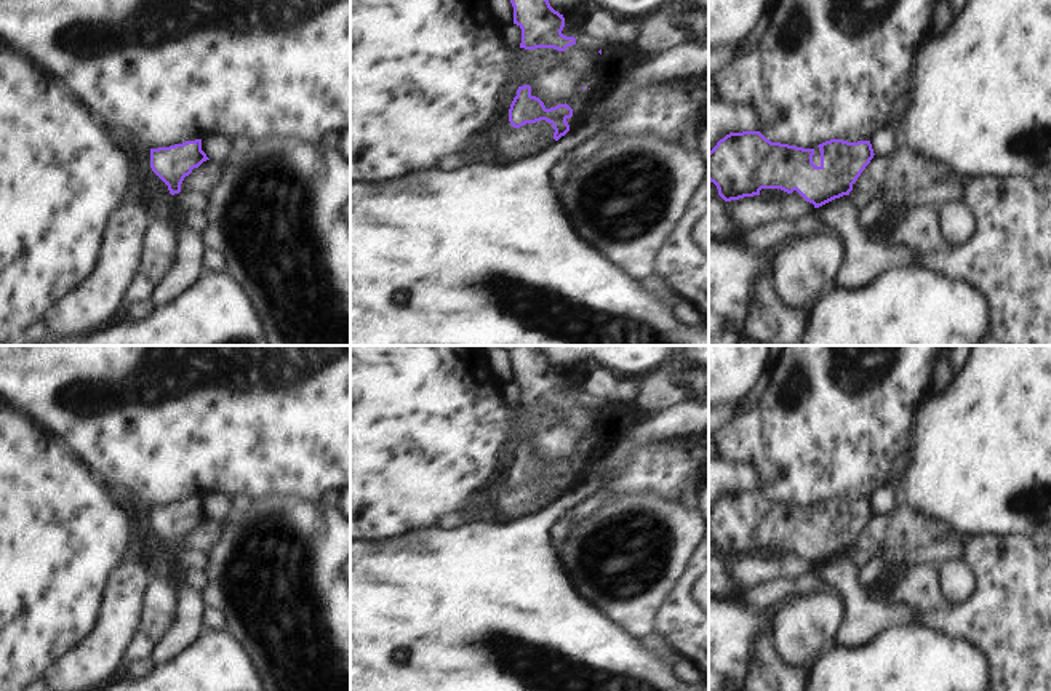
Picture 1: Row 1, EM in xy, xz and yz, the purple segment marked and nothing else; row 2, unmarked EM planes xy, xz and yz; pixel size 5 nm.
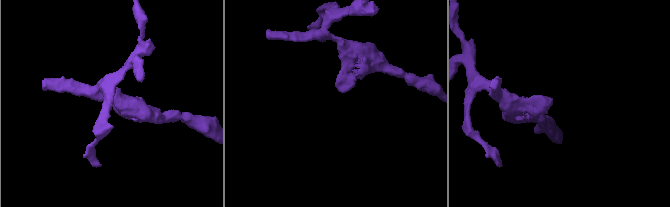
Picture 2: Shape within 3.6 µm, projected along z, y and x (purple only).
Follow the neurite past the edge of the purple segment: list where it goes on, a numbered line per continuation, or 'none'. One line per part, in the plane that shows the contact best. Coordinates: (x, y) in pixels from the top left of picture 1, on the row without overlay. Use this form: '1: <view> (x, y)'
none

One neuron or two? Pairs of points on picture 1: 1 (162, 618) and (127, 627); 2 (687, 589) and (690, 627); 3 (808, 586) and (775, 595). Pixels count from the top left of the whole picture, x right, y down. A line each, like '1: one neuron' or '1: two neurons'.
1: two neurons
2: one neuron
3: one neuron

